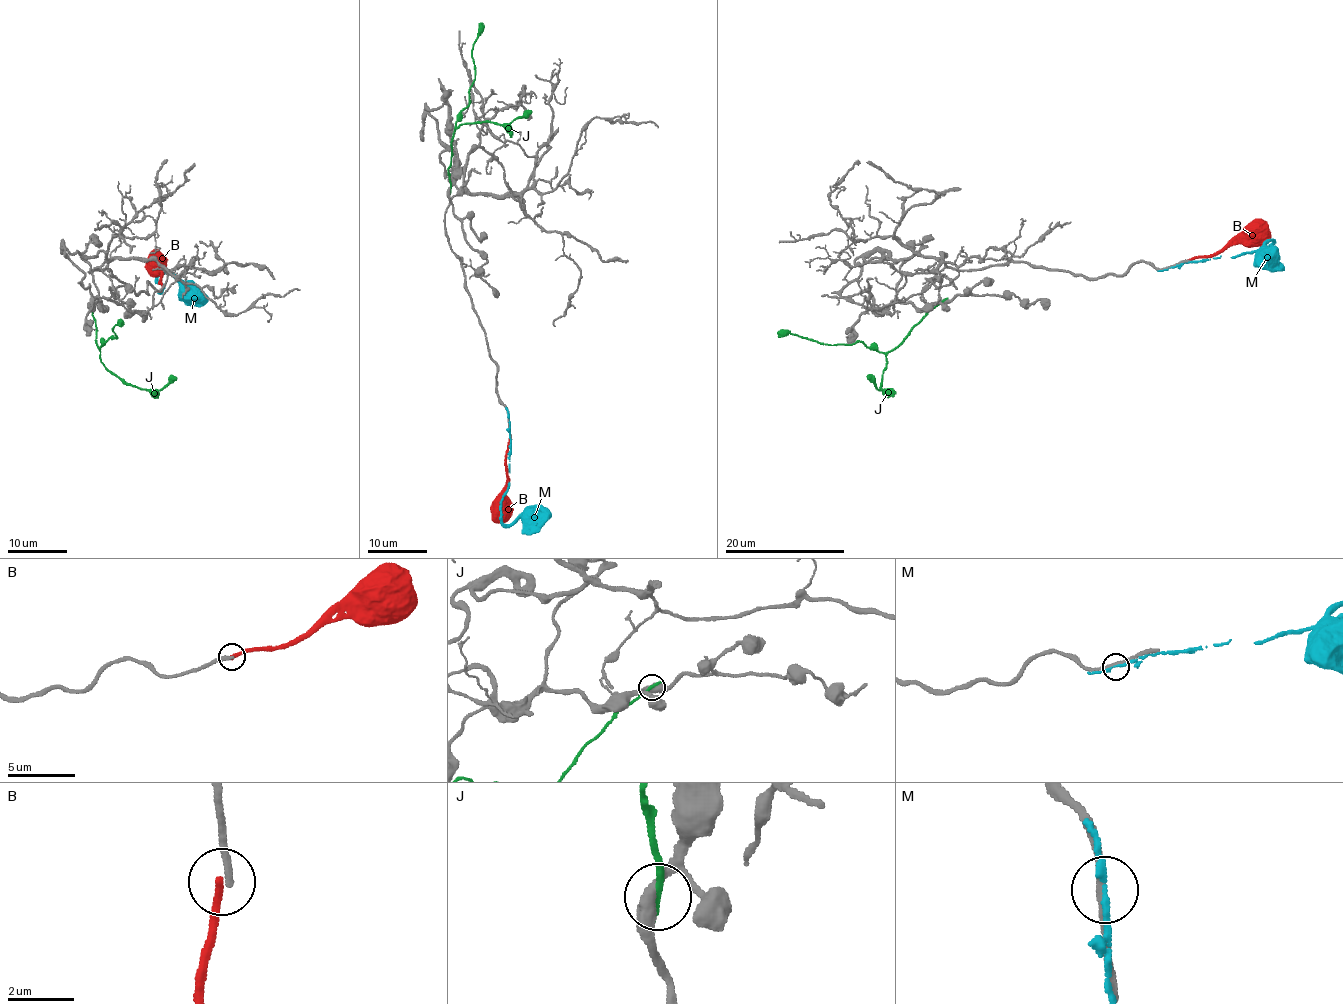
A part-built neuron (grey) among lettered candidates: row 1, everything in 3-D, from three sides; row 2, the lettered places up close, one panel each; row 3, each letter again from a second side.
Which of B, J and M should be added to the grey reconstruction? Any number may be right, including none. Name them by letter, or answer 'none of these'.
none of these

